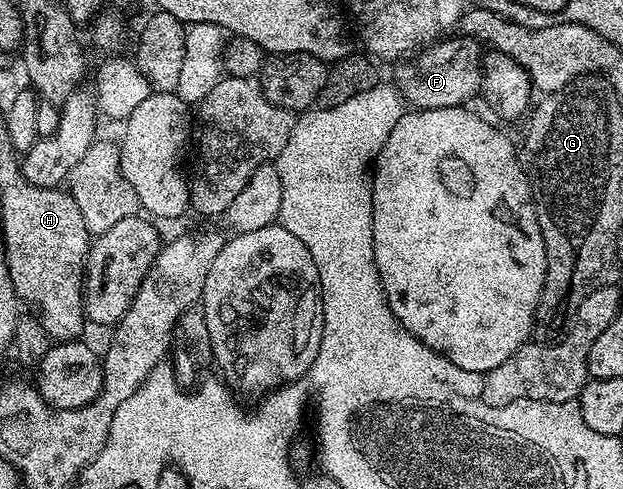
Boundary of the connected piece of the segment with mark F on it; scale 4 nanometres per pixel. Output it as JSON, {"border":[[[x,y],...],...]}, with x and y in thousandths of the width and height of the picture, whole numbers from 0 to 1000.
{"border":[[[730,76],[706,78],[671,108],[632,131],[631,176],[640,184],[648,213],[674,227],[721,223],[754,213],[754,202],[770,192],[777,162],[777,139],[772,135],[772,115],[769,117],[772,88],[761,78],[724,78]]]}

